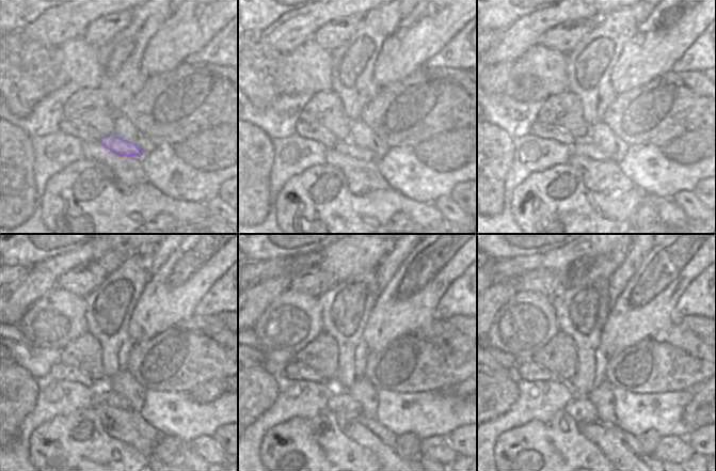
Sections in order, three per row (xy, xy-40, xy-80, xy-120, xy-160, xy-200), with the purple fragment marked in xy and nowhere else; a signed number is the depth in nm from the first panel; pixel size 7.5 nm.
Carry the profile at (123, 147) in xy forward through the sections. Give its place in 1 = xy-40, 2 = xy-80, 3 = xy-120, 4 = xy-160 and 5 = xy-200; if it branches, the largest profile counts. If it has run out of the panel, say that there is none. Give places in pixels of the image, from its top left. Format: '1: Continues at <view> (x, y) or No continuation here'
1: Continues at xy-40 (347, 146)
2: Continues at xy-80 (585, 147)
3: Continues at xy-120 (102, 394)
4: Continues at xy-160 (341, 403)
5: Continues at xy-200 (581, 409).

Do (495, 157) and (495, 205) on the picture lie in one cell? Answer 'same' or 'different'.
same

